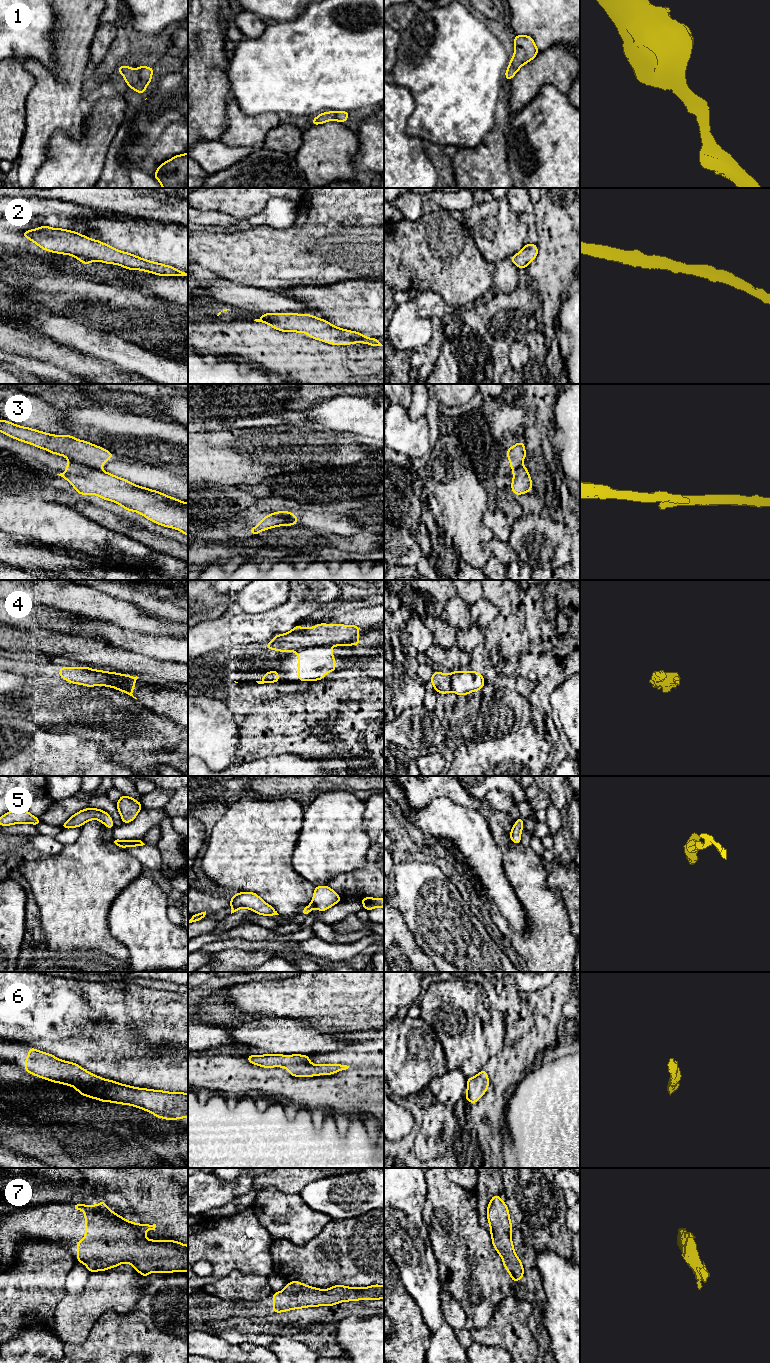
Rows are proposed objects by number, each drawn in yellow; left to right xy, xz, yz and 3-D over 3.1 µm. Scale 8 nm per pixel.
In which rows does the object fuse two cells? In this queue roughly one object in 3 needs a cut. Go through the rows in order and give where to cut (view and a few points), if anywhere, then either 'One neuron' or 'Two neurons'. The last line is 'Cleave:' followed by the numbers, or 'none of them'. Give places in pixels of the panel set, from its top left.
1: No split. One neuron
2: No split. One neuron
3: Split along xy (69, 458), (99, 469). Two neurons
4: Split along xz (330, 645), (300, 647), (296, 650). Two neurons
5: No split. One neuron
6: No split. One neuron
7: No split. One neuron
Cleave: 3, 4

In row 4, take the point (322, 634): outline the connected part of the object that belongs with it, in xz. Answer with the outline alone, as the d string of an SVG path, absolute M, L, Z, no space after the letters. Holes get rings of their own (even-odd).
M324 624L310 628L295 626L290 632L275 635L272 642L265 642L268 650L295 652L300 648L323 646L358 646L361 627L355 625Z

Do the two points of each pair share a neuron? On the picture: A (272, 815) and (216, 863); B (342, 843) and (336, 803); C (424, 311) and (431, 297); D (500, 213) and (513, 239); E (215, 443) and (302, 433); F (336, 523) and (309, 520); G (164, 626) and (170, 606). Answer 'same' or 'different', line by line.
A: same
B: same
C: same
D: same
E: same
F: same
G: different

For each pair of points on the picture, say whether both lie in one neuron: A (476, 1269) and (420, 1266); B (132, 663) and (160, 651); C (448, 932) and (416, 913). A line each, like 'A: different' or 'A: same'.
A: different
B: different
C: same

